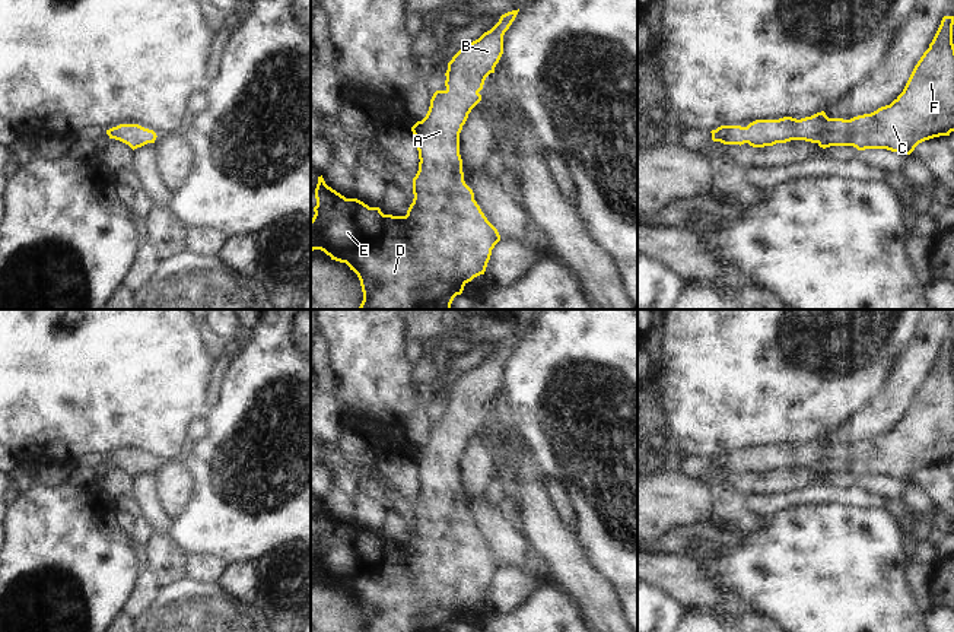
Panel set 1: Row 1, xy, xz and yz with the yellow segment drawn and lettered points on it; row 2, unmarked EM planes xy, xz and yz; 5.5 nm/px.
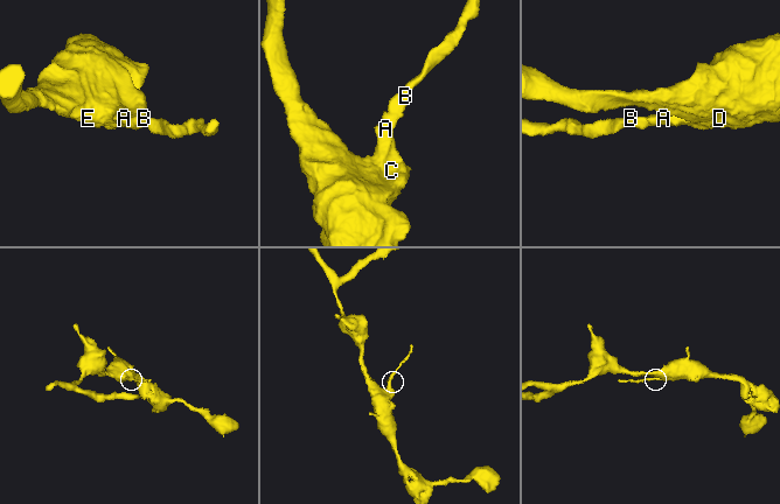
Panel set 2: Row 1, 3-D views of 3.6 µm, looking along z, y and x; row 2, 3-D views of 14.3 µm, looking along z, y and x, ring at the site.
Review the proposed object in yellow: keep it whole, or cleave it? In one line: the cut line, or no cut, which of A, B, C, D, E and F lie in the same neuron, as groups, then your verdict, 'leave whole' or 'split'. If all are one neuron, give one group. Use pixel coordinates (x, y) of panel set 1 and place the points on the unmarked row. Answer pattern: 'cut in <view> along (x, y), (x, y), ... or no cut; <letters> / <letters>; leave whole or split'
no cut; A B C D E F; leave whole

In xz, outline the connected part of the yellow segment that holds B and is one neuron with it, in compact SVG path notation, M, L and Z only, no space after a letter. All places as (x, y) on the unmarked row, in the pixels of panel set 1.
M518 337L500 343L499 349L478 366L462 374L448 390L445 417L436 417L430 426L426 444L417 448L411 458L417 467L419 498L413 505L413 530L406 543L384 542L379 534L369 534L357 525L346 525L321 504L315 515L317 533L311 546L311 577L321 577L331 587L346 590L362 613L360 632L451 632L464 613L484 601L492 577L500 568L497 556L487 547L474 527L473 517L464 508L459 482L459 460L471 436L481 428L478 420L484 407L503 381L503 362L515 347Z

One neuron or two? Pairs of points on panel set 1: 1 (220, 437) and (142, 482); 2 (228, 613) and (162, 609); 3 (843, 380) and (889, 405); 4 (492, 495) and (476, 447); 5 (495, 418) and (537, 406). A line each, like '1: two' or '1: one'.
1: two
2: one
3: two
4: two
5: two

